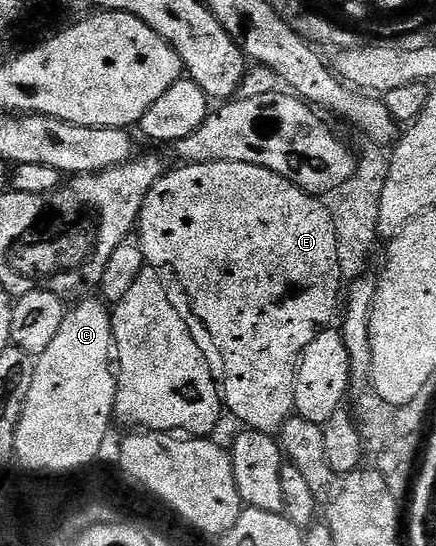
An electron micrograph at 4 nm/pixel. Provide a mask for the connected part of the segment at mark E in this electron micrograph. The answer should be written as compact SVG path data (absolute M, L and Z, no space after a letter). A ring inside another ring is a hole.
M209 161L199 165L183 164L182 169L163 172L162 178L148 191L148 199L144 199L142 213L136 226L137 240L142 243L147 266L159 271L172 269L178 281L190 299L190 309L206 324L206 333L214 340L218 353L222 356L222 369L226 372L226 381L221 382L220 392L230 413L239 421L239 426L255 429L261 433L277 434L284 423L294 413L294 380L298 370L298 361L302 352L316 339L318 330L331 324L334 312L340 309L340 294L344 289L344 278L338 266L338 247L336 227L327 206L313 193L305 193L288 179L268 171L264 167L256 167L252 163L228 163L227 161Z

